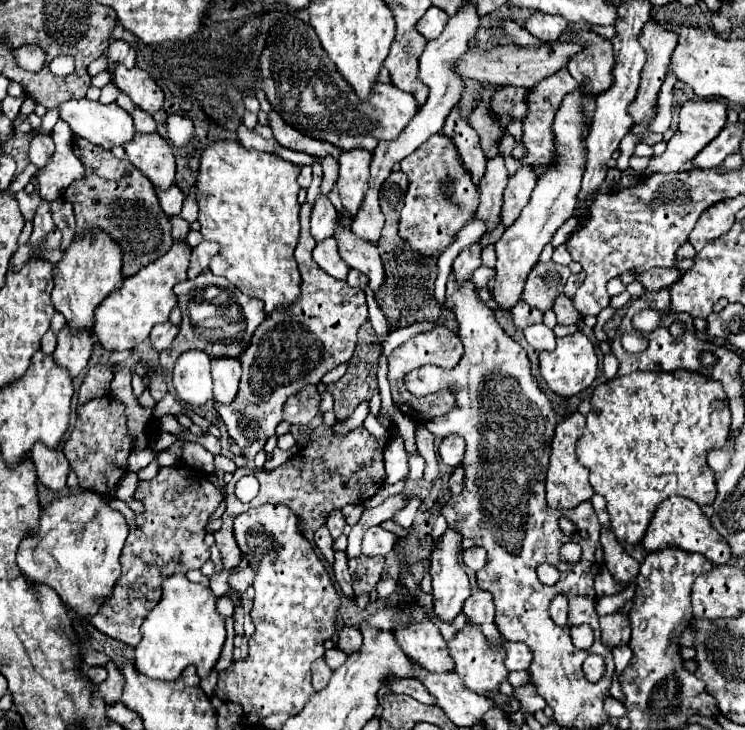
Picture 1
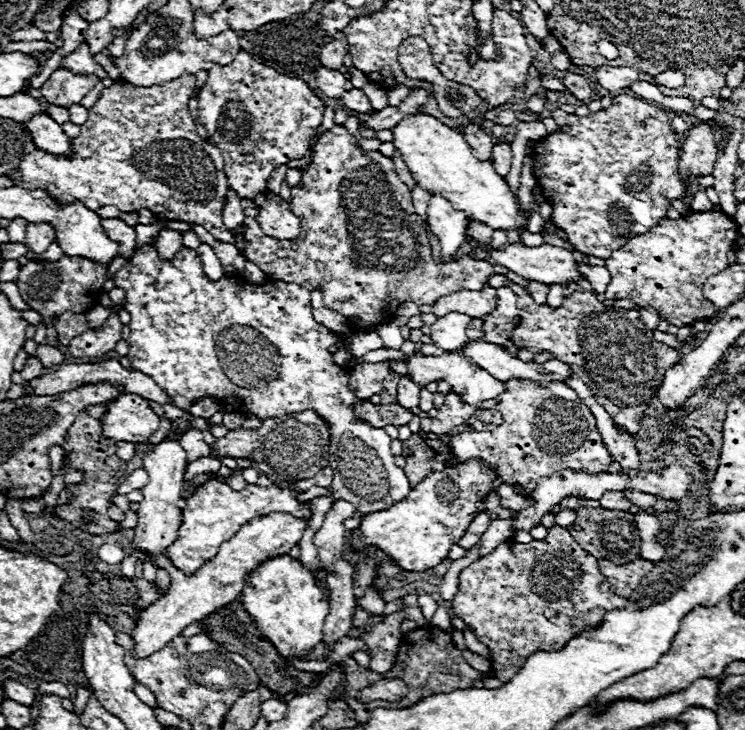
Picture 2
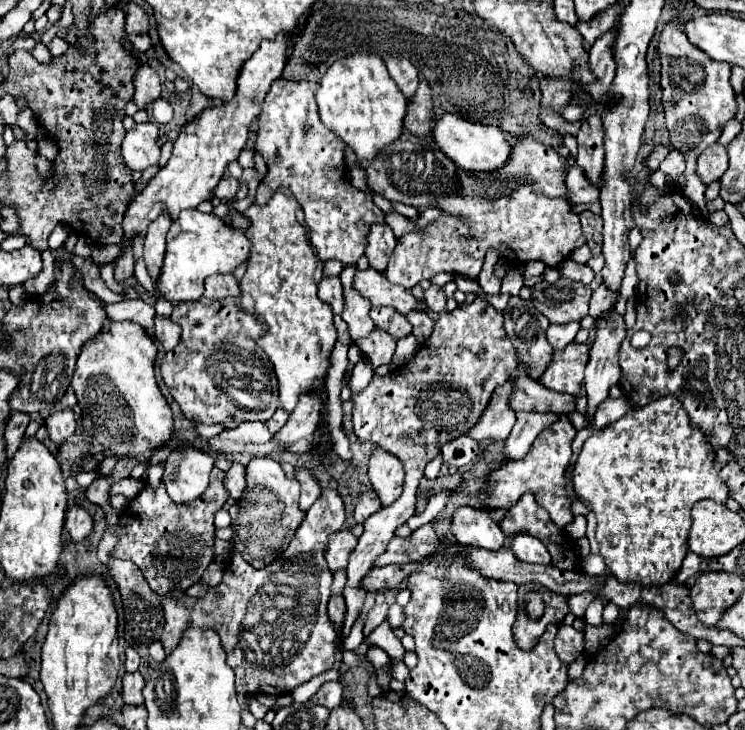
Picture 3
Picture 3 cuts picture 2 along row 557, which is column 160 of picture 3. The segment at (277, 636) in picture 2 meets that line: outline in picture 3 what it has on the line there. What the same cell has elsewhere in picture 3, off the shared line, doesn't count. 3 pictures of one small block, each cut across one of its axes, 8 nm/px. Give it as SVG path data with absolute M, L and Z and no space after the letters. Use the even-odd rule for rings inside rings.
M182 210L180 218L172 222L168 232L166 258L162 278L158 280L158 290L174 304L198 300L202 296L204 280L214 274L232 274L250 256L250 248L252 244L246 234L214 212L204 214L200 210Z

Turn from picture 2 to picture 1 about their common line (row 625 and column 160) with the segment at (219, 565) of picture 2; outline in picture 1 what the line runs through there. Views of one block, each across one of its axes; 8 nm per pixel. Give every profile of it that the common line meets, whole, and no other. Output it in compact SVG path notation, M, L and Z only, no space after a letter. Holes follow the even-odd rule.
M158 132L136 134L134 142L128 142L124 150L128 160L152 182L154 188L168 190L174 184L174 152Z

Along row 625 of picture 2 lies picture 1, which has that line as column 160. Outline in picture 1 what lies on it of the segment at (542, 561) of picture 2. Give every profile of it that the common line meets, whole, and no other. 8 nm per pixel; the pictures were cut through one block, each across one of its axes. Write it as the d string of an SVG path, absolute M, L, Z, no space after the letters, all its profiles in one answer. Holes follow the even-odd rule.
M176 464L160 468L152 480L140 480L134 498L144 504L142 514L132 512L126 502L116 498L108 502L112 510L118 510L126 518L130 534L120 556L122 574L114 586L110 602L94 618L86 618L106 636L130 646L136 646L142 640L140 624L160 602L164 578L184 574L190 568L202 568L210 558L210 548L204 544L204 526L224 500L224 494L210 482L208 474Z

